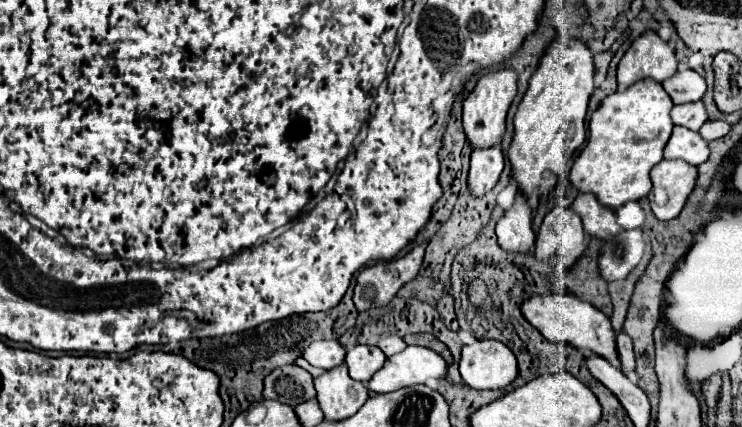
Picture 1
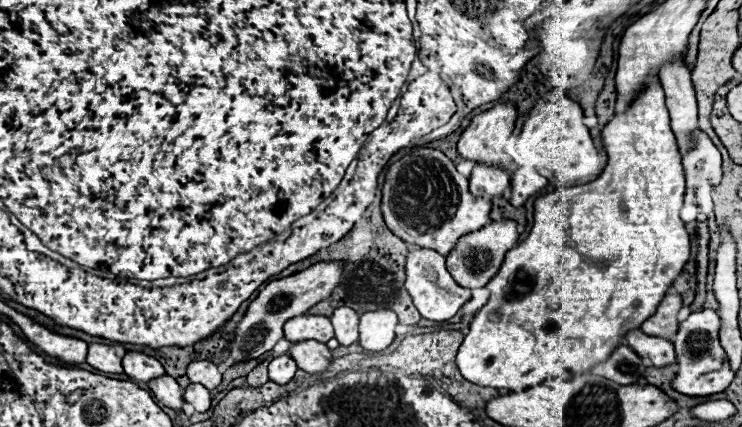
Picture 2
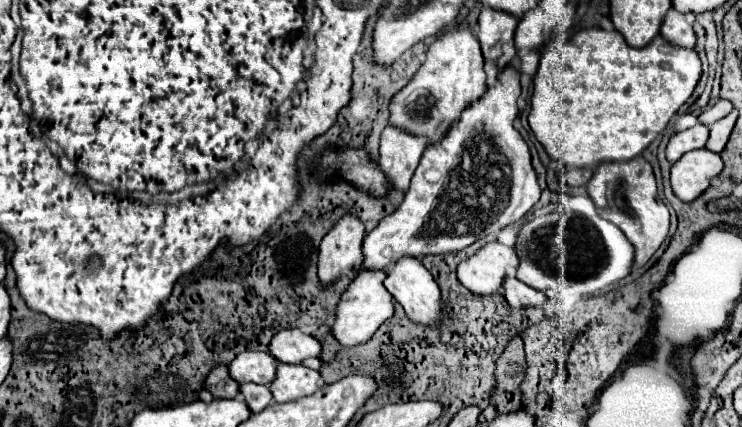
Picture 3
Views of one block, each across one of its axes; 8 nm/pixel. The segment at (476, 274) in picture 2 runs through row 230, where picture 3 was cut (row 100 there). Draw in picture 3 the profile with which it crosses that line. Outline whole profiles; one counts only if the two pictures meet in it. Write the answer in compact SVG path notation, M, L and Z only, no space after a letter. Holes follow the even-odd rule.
M504 66L498 72L498 80L494 86L488 86L484 96L462 110L456 124L450 126L448 136L440 142L426 146L422 160L412 176L410 188L404 194L404 202L392 212L384 216L380 224L364 236L362 254L364 260L354 274L362 270L386 270L400 256L426 256L426 254L446 254L462 250L476 240L498 234L504 226L518 222L538 200L540 186L536 180L536 172L532 168L530 148L514 128L514 120L518 116L518 96L520 96L520 72L514 66Z

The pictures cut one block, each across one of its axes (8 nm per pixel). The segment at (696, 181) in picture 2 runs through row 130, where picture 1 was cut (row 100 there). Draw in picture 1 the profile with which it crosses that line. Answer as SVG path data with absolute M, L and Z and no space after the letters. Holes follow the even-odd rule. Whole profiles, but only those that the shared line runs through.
M702 100L698 102L688 102L672 108L672 122L676 126L686 126L690 130L700 130L700 126L708 120L706 106Z

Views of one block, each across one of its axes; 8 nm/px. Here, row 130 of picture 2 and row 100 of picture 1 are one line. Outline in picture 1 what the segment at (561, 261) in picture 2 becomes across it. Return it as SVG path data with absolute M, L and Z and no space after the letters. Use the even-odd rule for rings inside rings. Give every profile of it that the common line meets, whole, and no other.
M652 78L606 96L590 118L590 138L574 160L570 182L580 192L596 194L600 204L608 208L620 208L630 200L644 198L652 188L650 170L662 160L662 150L674 128L670 120L672 106L672 98Z

